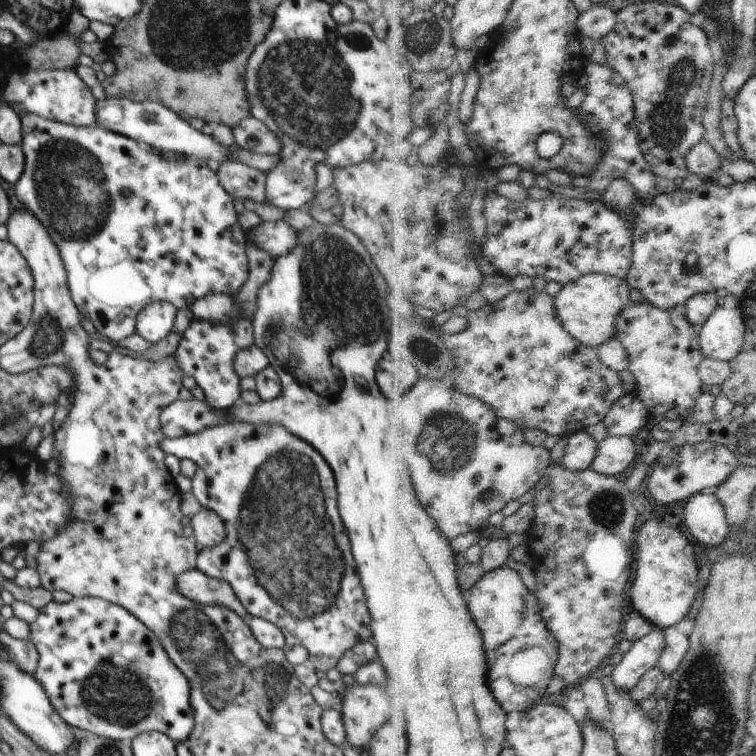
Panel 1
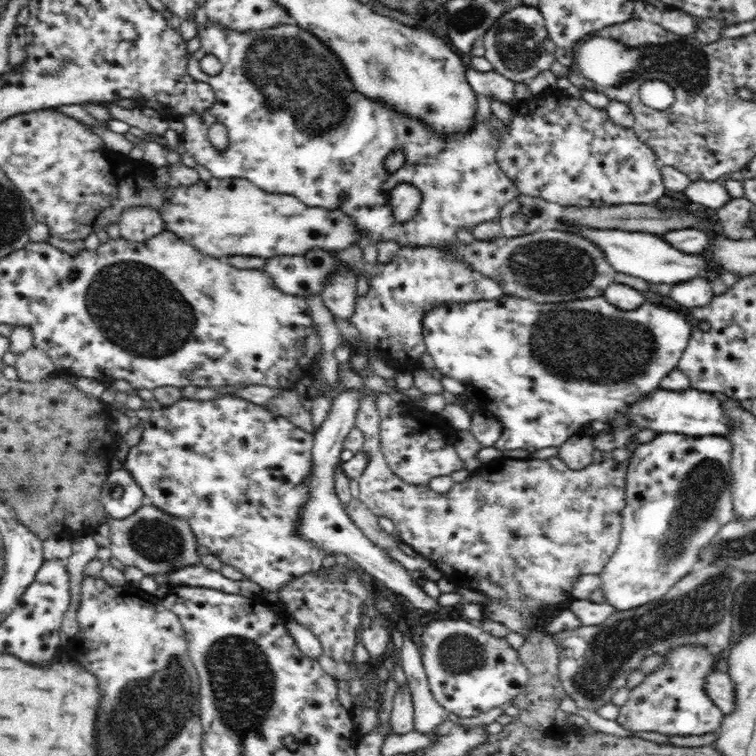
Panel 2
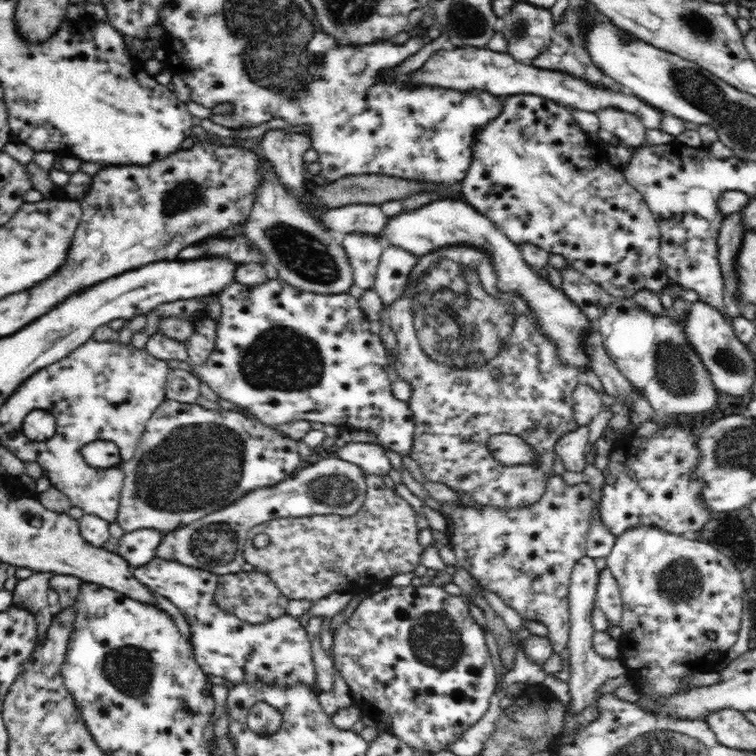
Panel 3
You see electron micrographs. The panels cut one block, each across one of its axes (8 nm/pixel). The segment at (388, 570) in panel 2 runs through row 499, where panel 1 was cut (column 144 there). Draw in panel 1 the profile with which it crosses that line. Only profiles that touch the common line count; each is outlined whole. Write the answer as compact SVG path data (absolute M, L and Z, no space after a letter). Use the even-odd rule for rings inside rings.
M156 300L142 308L135 322L135 332L151 345L173 332L177 308L166 300Z

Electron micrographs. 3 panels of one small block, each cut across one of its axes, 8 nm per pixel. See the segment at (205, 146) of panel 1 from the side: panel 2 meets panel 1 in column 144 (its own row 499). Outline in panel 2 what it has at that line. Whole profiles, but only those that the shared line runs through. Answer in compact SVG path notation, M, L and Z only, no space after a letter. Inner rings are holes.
M125 468L113 470L101 490L101 503L108 517L128 518L146 504L144 491Z

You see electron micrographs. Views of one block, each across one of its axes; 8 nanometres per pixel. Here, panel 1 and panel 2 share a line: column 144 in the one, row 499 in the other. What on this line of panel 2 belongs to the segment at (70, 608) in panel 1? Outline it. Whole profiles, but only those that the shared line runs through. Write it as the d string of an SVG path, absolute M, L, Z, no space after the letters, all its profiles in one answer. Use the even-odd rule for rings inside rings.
M658 433L651 441L633 448L626 470L620 545L599 575L600 589L610 606L617 611L624 611L652 603L697 568L700 550L712 542L722 526L736 518L731 495L731 458L732 443L726 437L715 434L696 437Z

